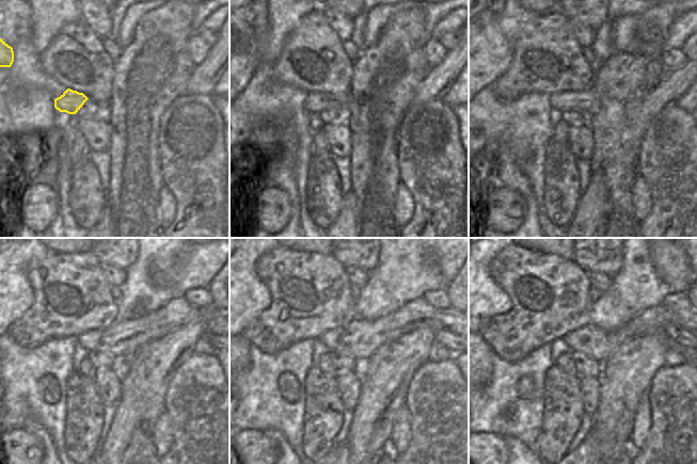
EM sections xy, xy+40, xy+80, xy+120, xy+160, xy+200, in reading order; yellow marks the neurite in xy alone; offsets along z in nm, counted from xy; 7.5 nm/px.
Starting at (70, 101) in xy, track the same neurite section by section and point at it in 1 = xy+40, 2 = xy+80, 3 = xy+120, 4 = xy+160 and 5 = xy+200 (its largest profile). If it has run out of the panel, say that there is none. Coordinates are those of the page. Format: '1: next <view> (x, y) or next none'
1: next xy+40 (315, 102)
2: next xy+80 (636, 83)
3: next xy+120 (124, 337)
4: next xy+160 (360, 338)
5: next xy+200 (590, 340)

